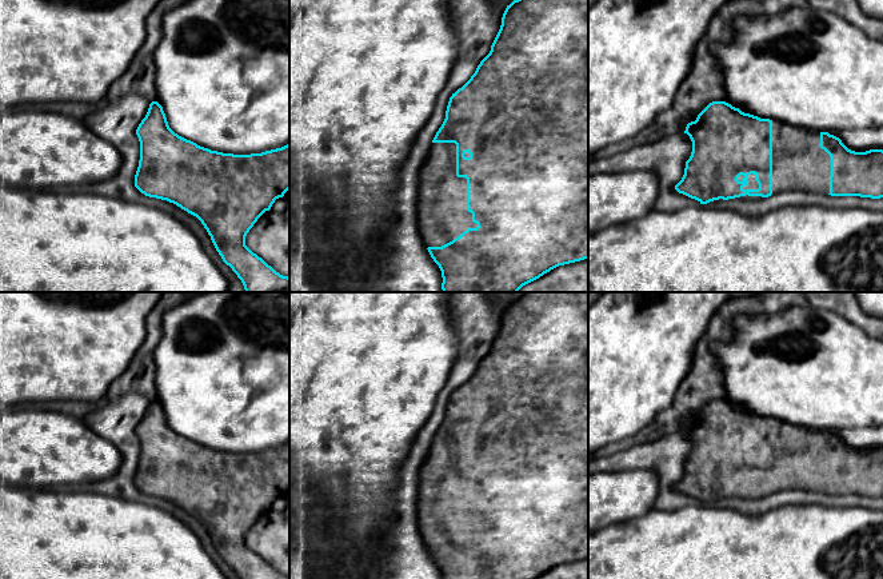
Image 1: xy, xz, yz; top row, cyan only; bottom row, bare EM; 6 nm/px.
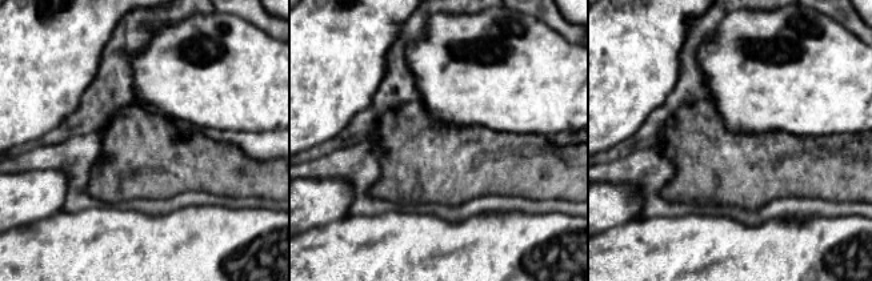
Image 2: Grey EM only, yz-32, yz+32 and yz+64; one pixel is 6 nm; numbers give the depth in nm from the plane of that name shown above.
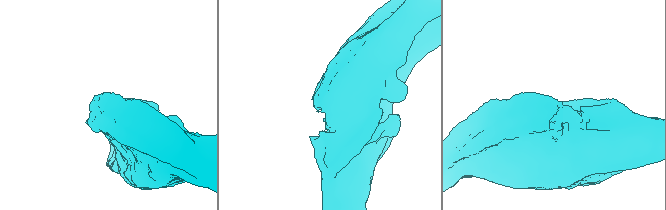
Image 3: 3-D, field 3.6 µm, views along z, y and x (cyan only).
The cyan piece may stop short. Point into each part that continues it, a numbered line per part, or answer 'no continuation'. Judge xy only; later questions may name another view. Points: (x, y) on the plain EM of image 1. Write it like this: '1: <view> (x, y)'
no continuation

